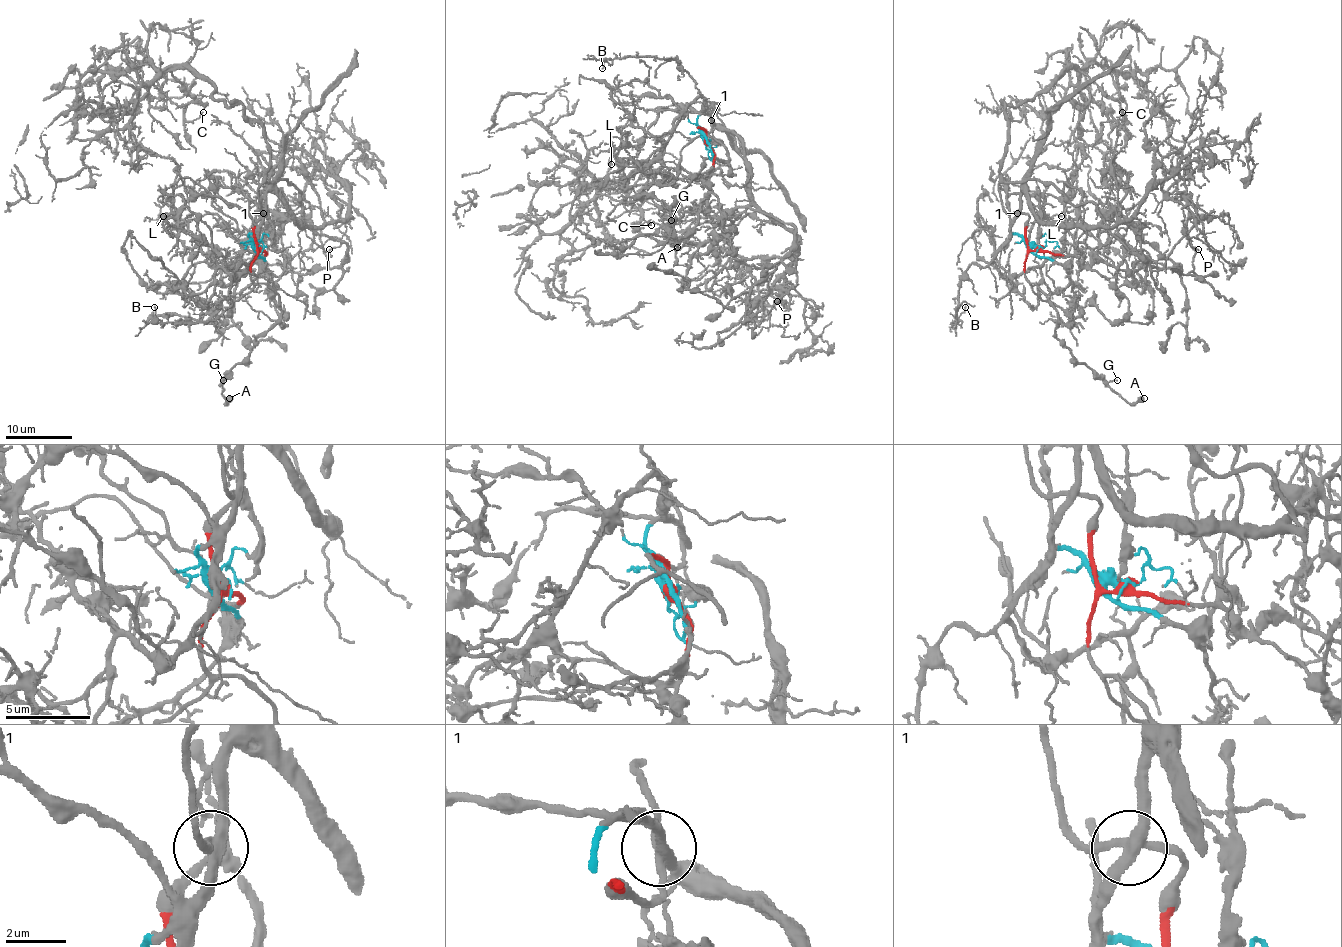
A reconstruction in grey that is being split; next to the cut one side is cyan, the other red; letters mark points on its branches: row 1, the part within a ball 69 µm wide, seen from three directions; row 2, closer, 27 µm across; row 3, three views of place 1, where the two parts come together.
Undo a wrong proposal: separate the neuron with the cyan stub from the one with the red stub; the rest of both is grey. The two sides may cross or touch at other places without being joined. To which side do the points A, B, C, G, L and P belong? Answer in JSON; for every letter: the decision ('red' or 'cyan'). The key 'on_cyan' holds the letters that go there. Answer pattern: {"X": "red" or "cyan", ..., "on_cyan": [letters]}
{"A": "red", "B": "cyan", "C": "red", "G": "red", "L": "cyan", "P": "cyan", "on_cyan": ["B", "L", "P"]}

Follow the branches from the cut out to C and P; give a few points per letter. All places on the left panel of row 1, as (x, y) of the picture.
C: (258, 248), (264, 129), (241, 104), (216, 101), (206, 79), (173, 69), (193, 99), (185, 119), (203, 112)
P: (258, 248), (249, 238), (268, 192), (301, 225), (341, 222), (349, 188), (331, 175), (346, 232), (329, 250)

